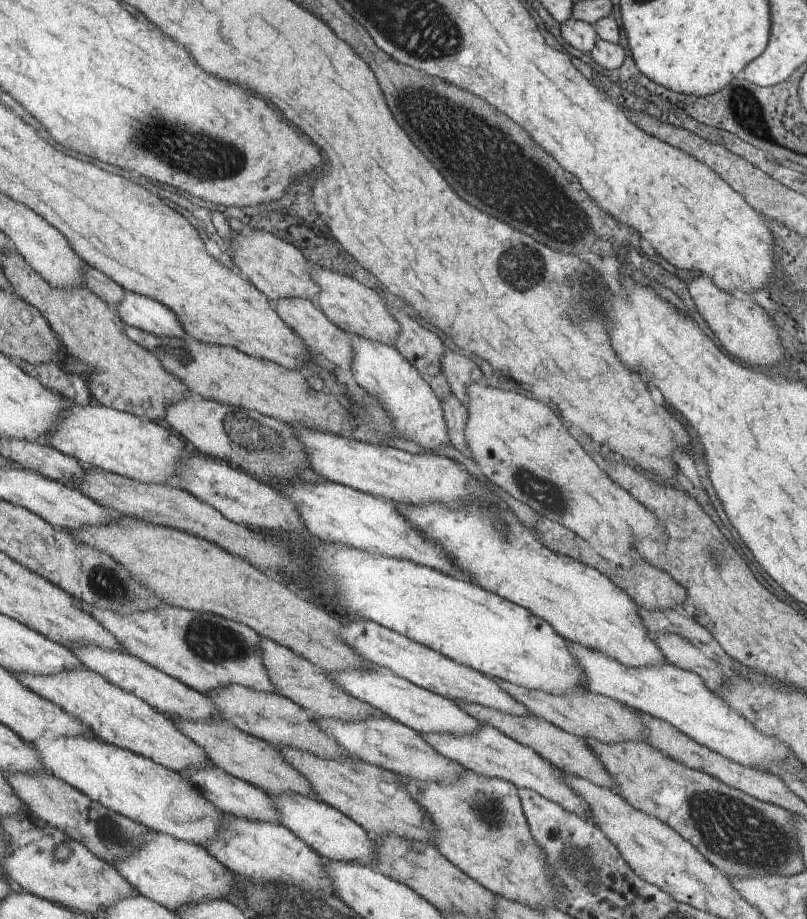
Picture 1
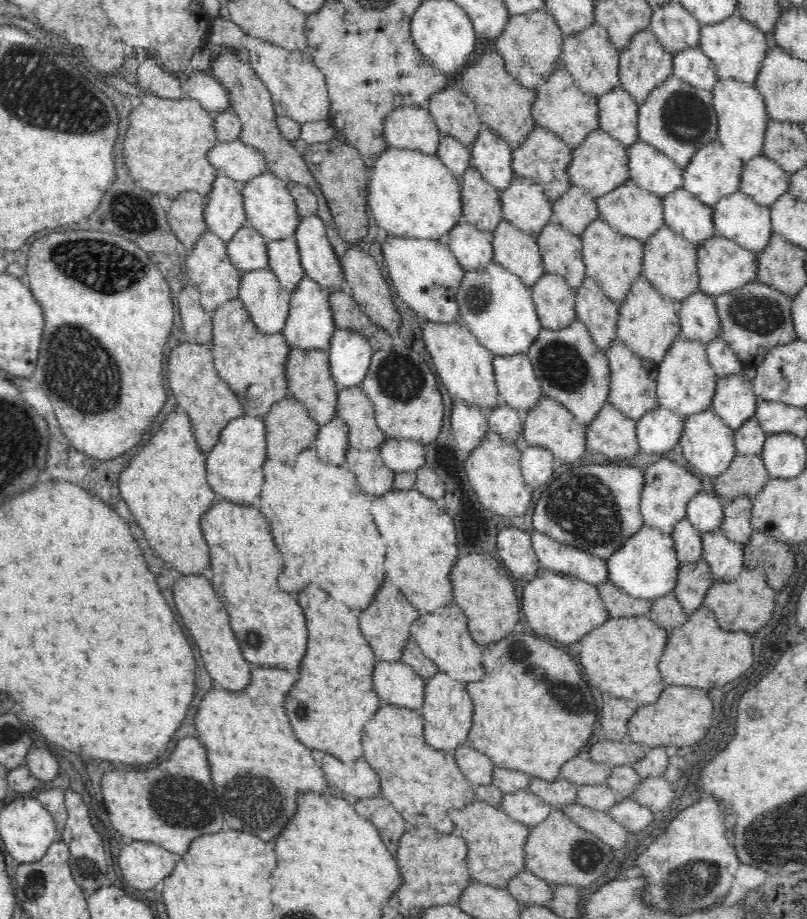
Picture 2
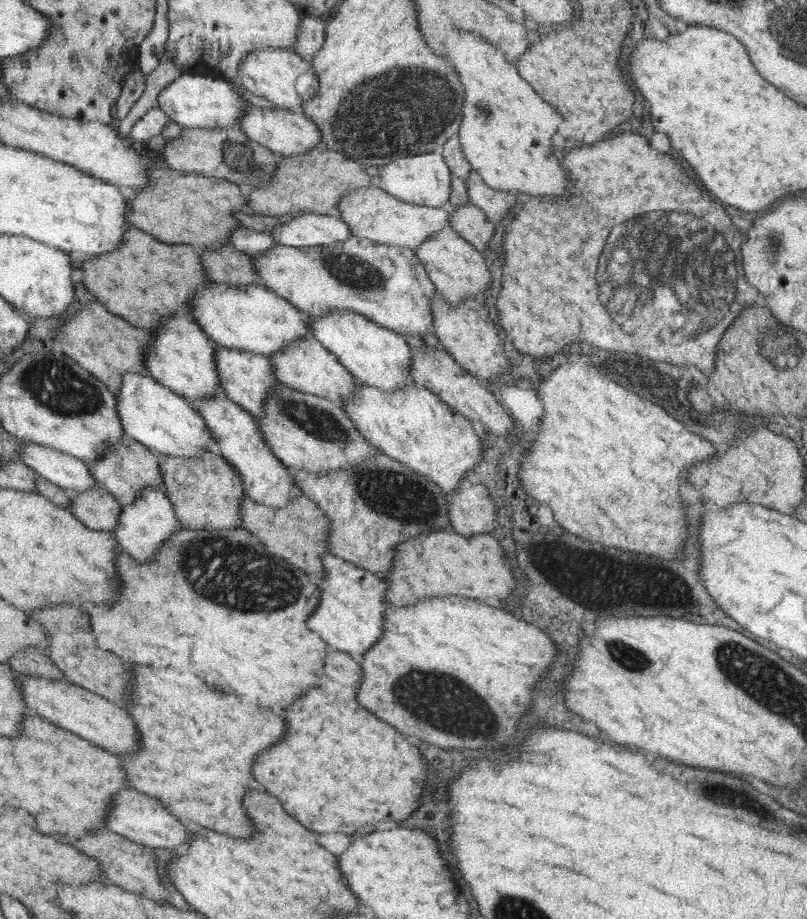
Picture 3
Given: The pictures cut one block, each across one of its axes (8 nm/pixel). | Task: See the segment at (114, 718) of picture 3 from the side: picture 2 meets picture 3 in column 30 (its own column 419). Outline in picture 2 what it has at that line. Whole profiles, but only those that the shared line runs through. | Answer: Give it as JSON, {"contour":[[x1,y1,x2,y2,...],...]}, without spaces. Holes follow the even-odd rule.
{"contour":[[377,661,373,672,374,690,388,705,419,712,425,697,426,680,400,661]]}

